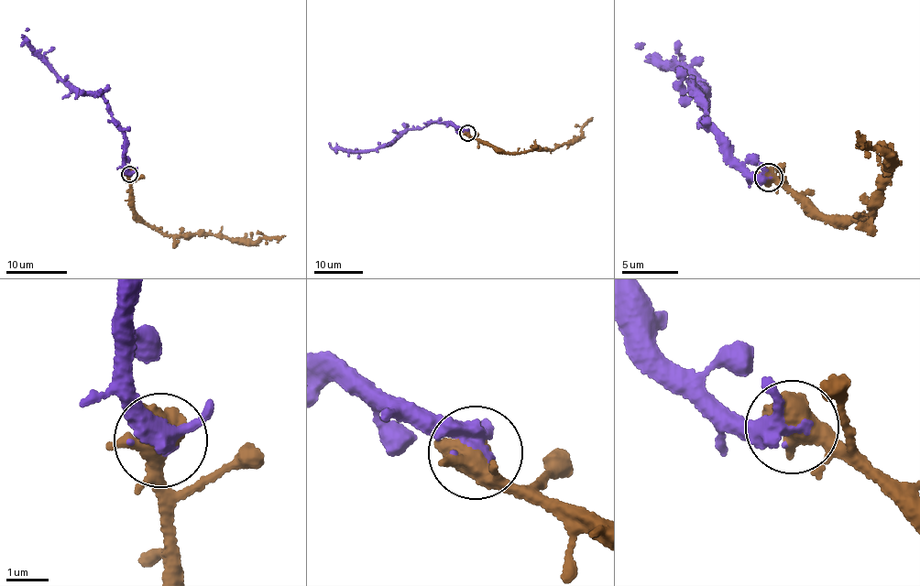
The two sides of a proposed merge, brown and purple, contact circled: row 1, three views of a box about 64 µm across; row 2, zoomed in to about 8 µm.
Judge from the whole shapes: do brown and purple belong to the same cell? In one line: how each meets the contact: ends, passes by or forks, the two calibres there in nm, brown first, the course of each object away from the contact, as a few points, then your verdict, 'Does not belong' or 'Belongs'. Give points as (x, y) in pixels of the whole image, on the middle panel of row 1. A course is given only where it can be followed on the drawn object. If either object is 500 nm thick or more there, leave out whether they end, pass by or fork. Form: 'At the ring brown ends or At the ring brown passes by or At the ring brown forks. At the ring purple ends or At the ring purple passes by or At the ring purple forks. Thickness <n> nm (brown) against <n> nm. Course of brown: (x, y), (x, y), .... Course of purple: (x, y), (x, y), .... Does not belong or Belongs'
Thickness 600 nm (brown) against 360 nm. Course of brown: (466, 133), (514, 154), (534, 149), (552, 151), (564, 144), (569, 145), (581, 135), (582, 126), (593, 117). Course of purple: (466, 133), (451, 124), (432, 124), (409, 130), (374, 149), (339, 149), (331, 146), (330, 143). Belongs

